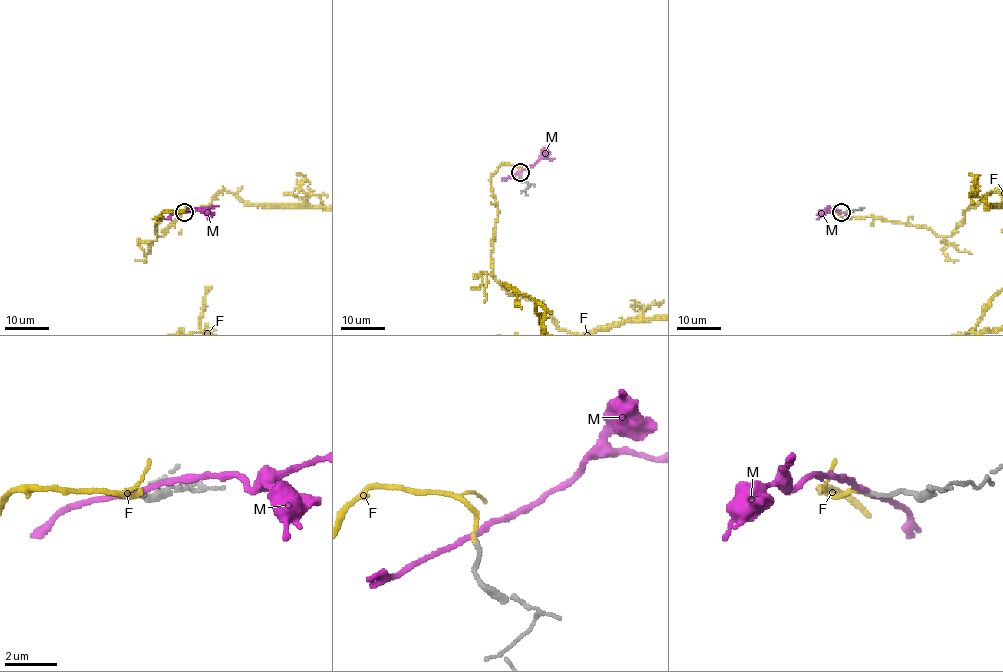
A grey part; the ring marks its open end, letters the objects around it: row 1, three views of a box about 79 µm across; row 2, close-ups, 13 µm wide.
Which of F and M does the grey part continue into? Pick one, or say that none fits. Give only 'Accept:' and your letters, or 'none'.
Accept: F

